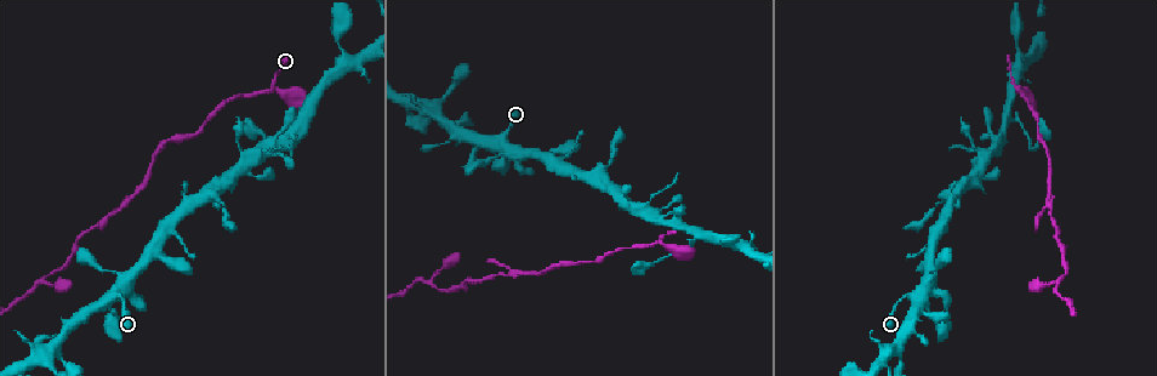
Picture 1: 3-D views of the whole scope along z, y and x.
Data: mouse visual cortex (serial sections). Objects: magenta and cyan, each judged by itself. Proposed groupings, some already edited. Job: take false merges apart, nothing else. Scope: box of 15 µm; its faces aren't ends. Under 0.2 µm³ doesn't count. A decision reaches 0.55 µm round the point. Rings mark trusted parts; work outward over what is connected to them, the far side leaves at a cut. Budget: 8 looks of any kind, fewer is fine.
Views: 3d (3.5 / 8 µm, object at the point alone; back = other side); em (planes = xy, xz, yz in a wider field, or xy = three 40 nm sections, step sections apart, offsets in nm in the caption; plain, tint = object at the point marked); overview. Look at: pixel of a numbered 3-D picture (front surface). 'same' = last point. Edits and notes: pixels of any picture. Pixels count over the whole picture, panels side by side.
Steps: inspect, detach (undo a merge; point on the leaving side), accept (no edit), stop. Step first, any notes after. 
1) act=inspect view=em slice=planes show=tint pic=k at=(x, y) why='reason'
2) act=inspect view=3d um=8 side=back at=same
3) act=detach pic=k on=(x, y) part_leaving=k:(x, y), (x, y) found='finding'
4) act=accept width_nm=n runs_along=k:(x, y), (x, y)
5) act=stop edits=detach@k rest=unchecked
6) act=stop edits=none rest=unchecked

act=inspect view=3d um=3.5 pic=1 at=(17, 366) why='side arm on a straight run'

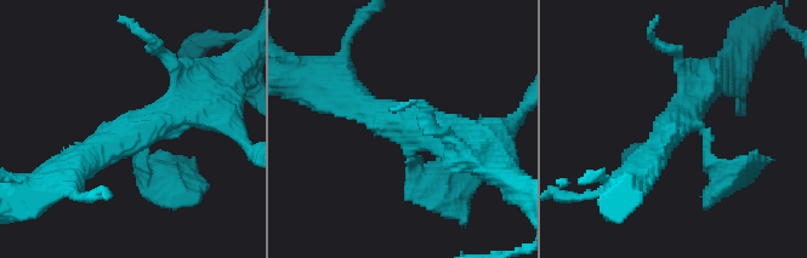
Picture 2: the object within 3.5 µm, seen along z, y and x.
act=accept arms=3 runs_along=2:(206, 86), (80, 165) found='continuous, no second cell'

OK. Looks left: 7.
act=inspect view=3d um=8 pic=1 at=(1024, 95) why='narrows sharply'

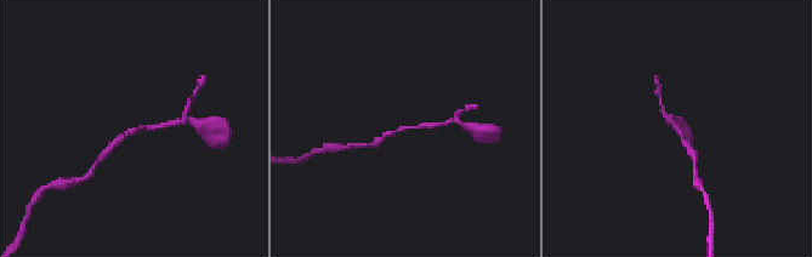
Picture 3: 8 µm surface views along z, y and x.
act=inspect view=3d um=3.5 pic=3 at=(136, 127)

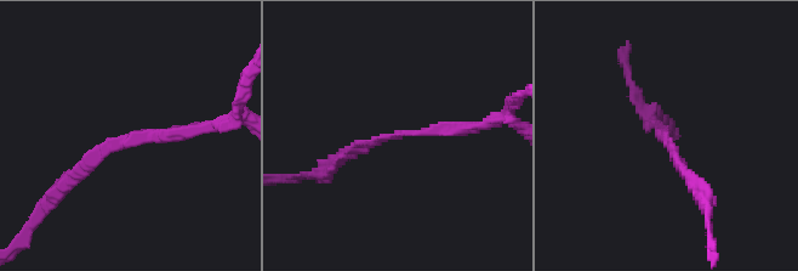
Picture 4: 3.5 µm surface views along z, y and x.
act=inspect view=em slice=xy step=3 show=tint pic=4 at=(131, 137) arm_widths_nm=150,200 why='now the EM'

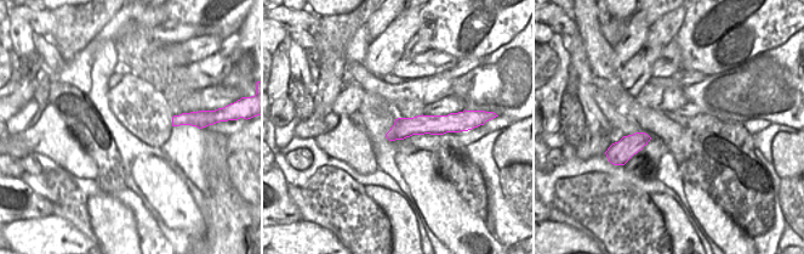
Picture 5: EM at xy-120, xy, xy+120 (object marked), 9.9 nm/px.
act=accept width_nm=200 runs_along=5:(450, 119), (389, 135) found='continuous, no second cell'

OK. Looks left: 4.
act=inspect view=3d um=3.5 pic=1 at=(1058, 281) why='sharp bend'

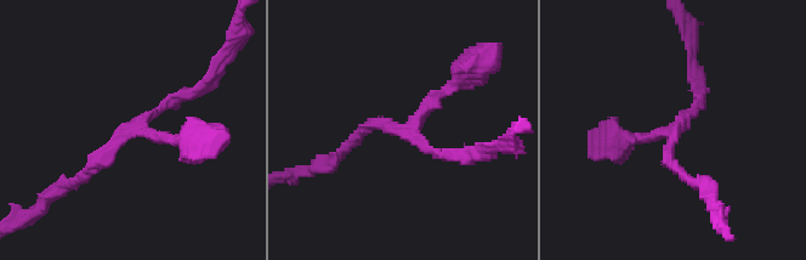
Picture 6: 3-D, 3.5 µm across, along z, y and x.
act=inspect view=em slice=planes show=plain pic=6 at=(678, 128)

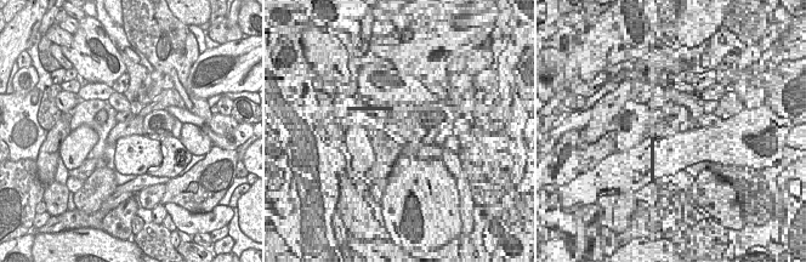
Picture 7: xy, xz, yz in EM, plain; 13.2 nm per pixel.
act=inspect view=em slice=planes show=tint at=same

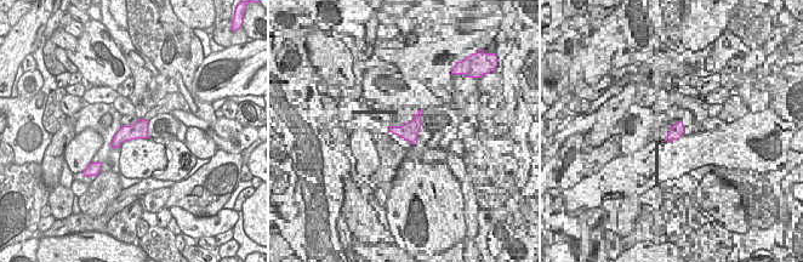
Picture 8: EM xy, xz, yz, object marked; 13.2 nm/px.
act=accept width_nm=220 runs_along=6:(698, 86), (680, 128), (624, 142) found='continuous, no second cell'

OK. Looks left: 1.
act=stop edits=none rest=unchecked

